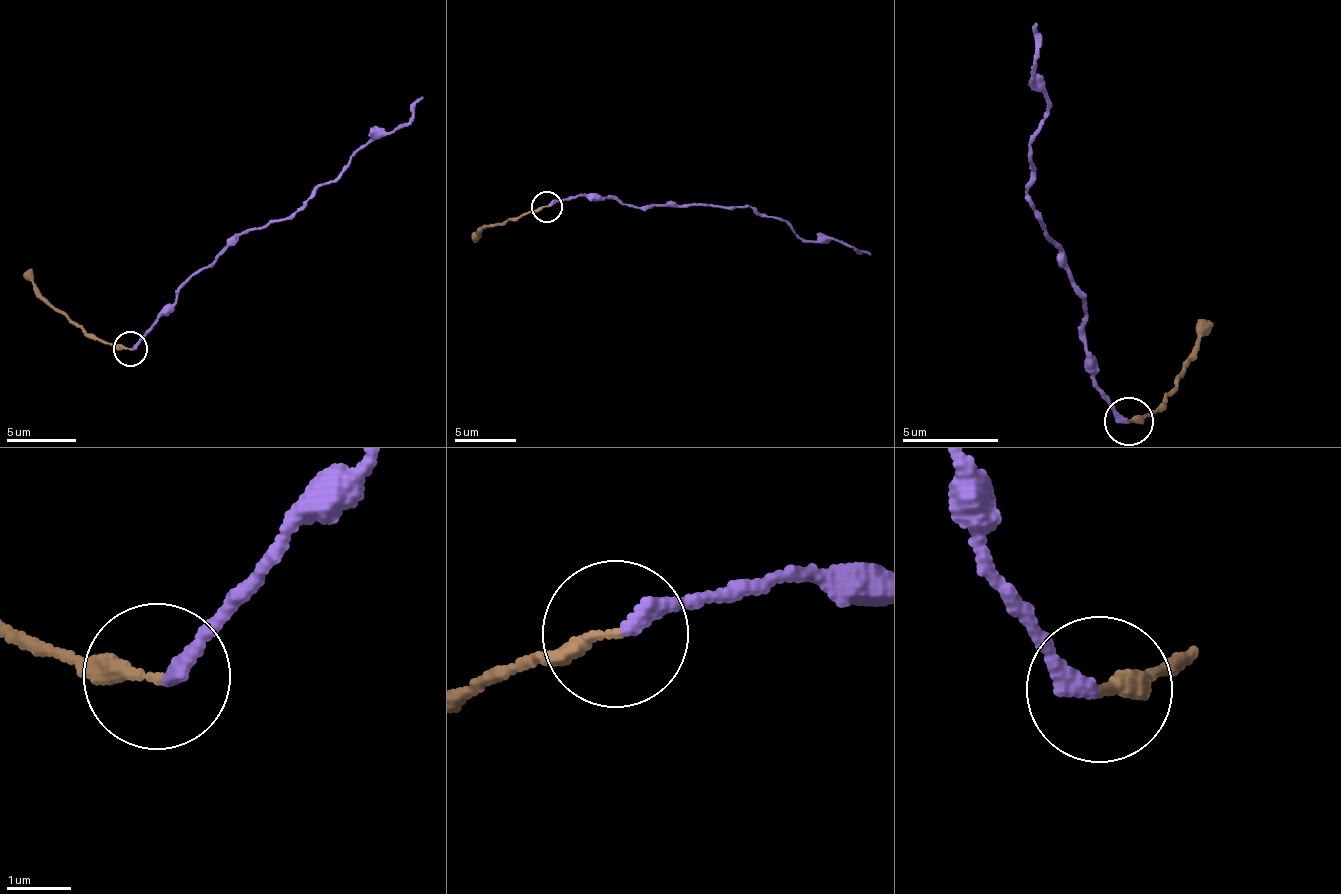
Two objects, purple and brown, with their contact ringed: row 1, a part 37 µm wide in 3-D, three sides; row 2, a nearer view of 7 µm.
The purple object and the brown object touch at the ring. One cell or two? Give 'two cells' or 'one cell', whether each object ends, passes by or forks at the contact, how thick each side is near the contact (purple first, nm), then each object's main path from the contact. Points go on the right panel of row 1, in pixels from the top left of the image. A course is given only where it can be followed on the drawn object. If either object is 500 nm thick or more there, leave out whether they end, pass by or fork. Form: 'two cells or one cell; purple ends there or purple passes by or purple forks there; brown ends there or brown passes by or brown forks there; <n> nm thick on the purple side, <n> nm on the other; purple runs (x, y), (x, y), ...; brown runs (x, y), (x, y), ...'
two cells; purple ends there; brown ends there; 240 nm thick on the purple side, 200 nm on the other; purple runs (1127, 419), (1094, 386), (1080, 322), (1086, 311), (1029, 192), (1027, 158), (1048, 104), (1029, 79), (1034, 25); brown runs (1127, 419), (1163, 409), (1186, 357), (1214, 322)

